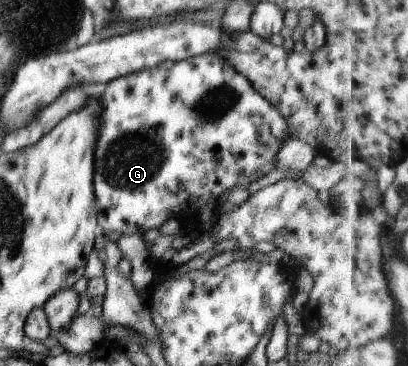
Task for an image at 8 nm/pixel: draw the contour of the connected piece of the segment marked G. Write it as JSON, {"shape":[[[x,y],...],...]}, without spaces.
{"shape":[[[208,52],[196,57],[175,62],[171,69],[156,66],[109,81],[105,91],[98,97],[101,105],[96,129],[96,145],[94,150],[94,195],[96,196],[96,211],[100,231],[115,231],[115,233],[137,235],[157,229],[170,218],[188,217],[189,205],[193,201],[201,203],[216,203],[219,197],[236,186],[248,187],[251,182],[263,177],[274,169],[276,156],[282,143],[291,136],[288,122],[279,114],[279,111],[262,97],[249,82],[244,74],[237,72],[233,64],[220,56],[217,52]]]}

